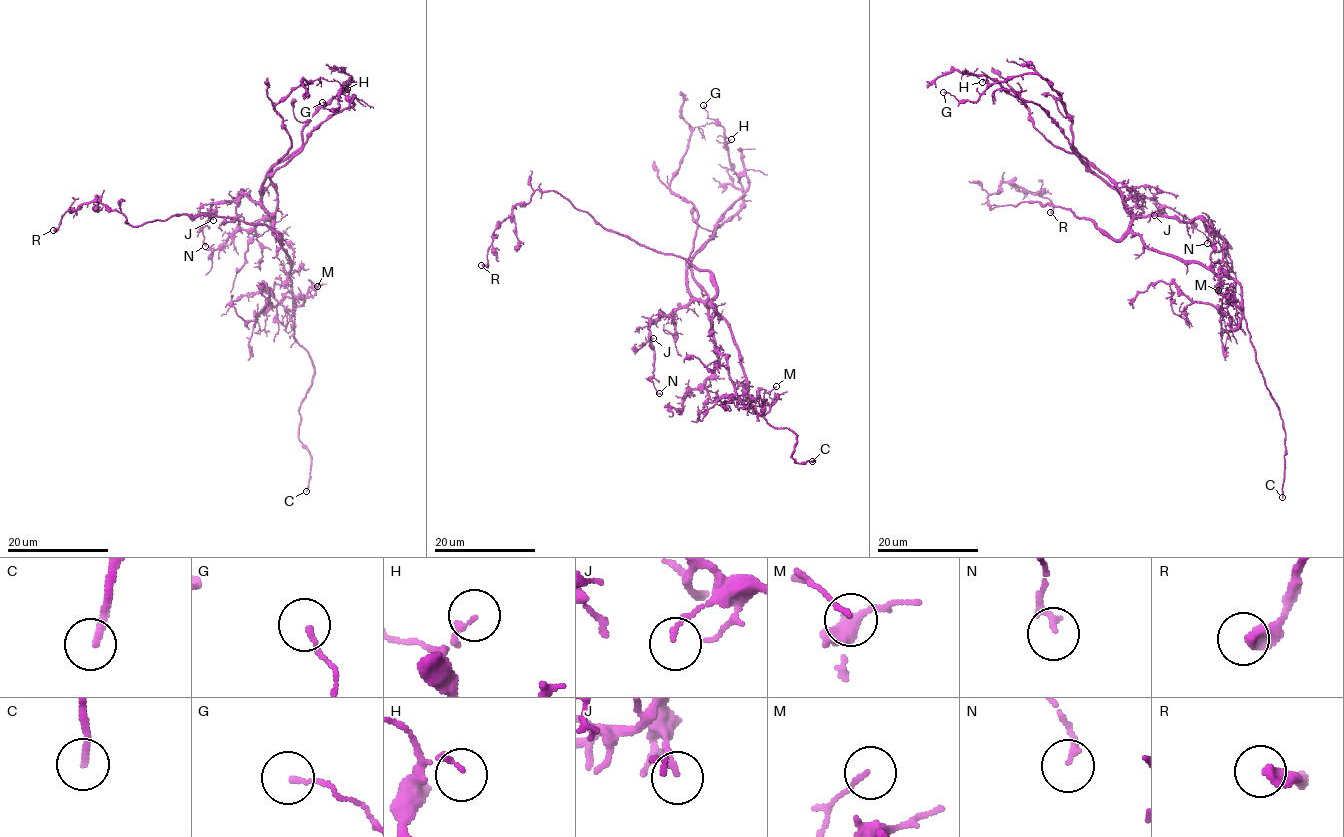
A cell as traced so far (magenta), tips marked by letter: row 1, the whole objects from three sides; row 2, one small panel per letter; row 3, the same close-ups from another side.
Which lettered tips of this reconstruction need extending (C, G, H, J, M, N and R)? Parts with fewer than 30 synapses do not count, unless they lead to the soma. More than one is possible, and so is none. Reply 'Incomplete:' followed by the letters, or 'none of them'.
Incomplete: C

